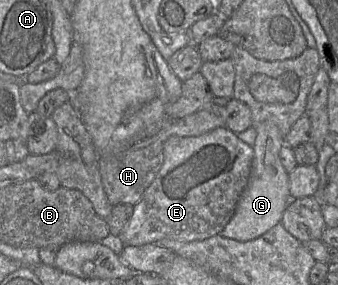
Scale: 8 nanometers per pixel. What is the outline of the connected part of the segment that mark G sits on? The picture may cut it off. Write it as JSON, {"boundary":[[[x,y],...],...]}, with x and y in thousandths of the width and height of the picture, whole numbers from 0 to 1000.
{"boundary":[[[802,425],[763,435],[757,456],[734,646],[701,712],[686,768],[654,814],[660,828],[701,846],[754,839],[828,782],[843,733],[870,702],[858,684],[855,611],[828,561],[828,526],[846,502],[846,477]]]}

